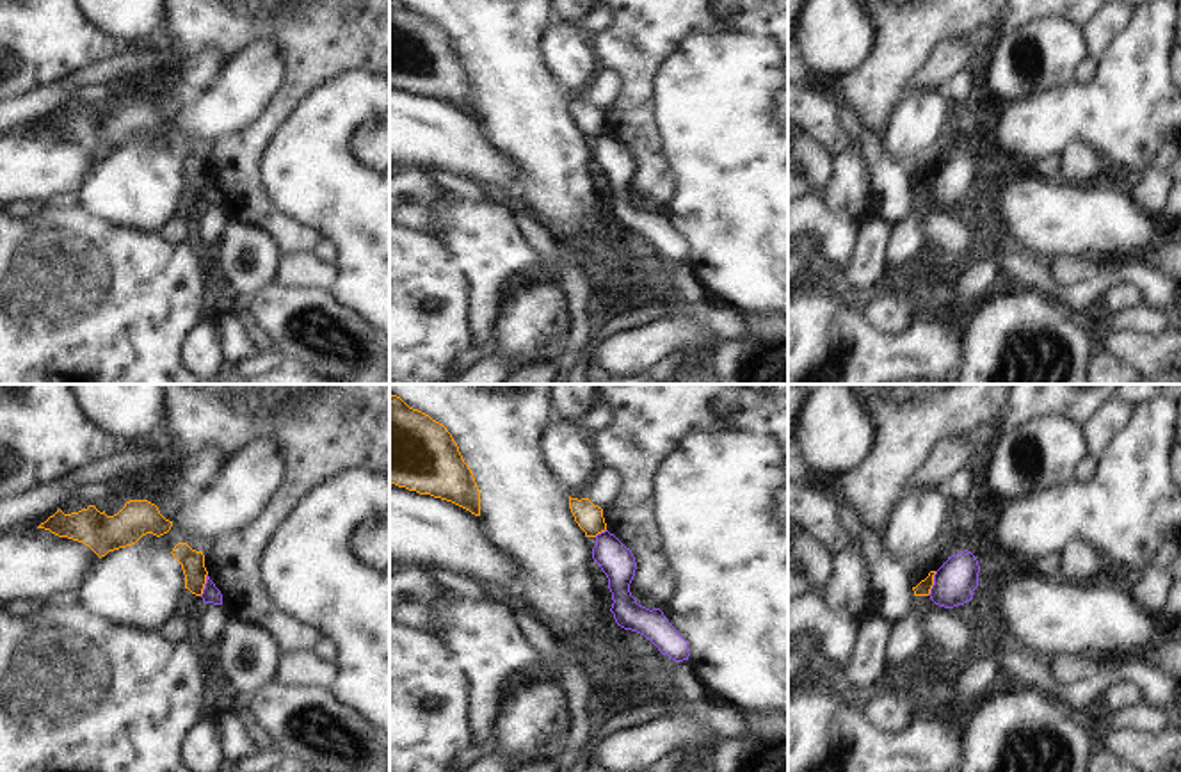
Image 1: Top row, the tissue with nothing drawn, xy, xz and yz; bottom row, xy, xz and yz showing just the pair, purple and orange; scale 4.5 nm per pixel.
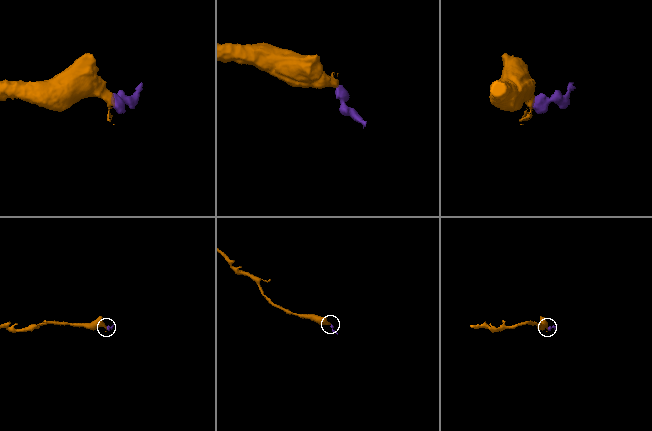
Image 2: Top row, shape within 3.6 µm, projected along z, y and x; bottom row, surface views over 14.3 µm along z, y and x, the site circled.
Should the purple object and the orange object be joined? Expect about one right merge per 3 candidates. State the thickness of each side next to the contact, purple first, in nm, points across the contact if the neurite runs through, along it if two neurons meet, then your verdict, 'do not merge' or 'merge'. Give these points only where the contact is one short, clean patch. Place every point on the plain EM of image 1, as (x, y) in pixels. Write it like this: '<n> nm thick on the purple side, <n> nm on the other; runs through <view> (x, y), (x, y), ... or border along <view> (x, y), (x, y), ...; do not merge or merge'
190 nm thick on the purple side, 70 nm on the other; border along yz (936, 173), (934, 185), (927, 196); do not merge

